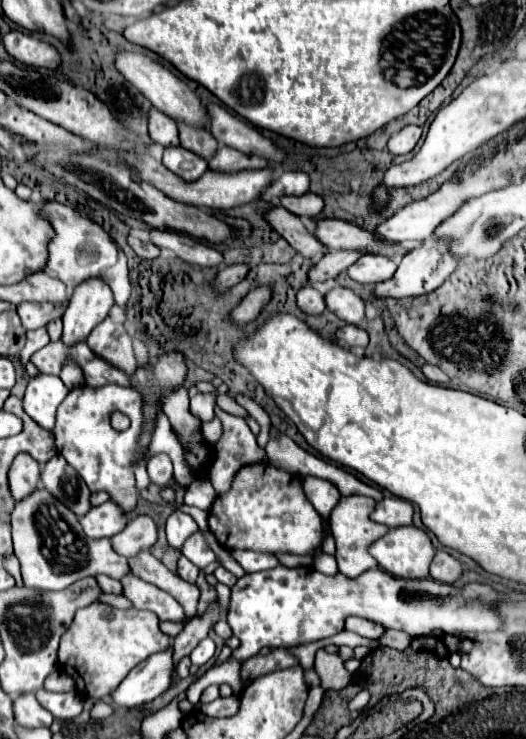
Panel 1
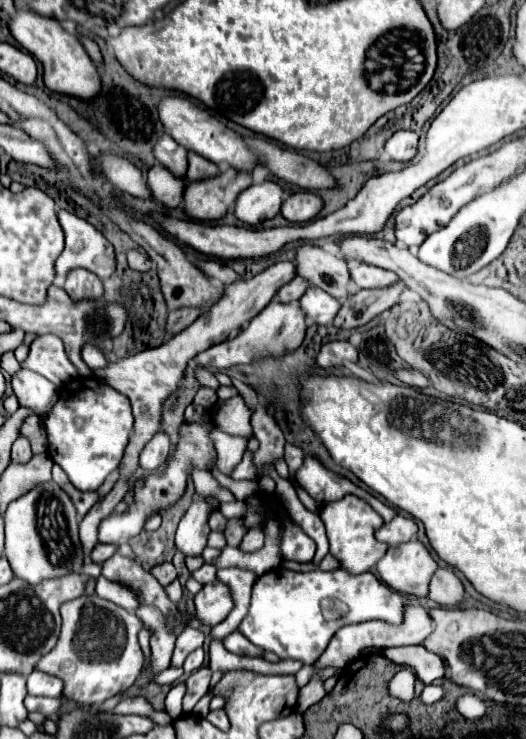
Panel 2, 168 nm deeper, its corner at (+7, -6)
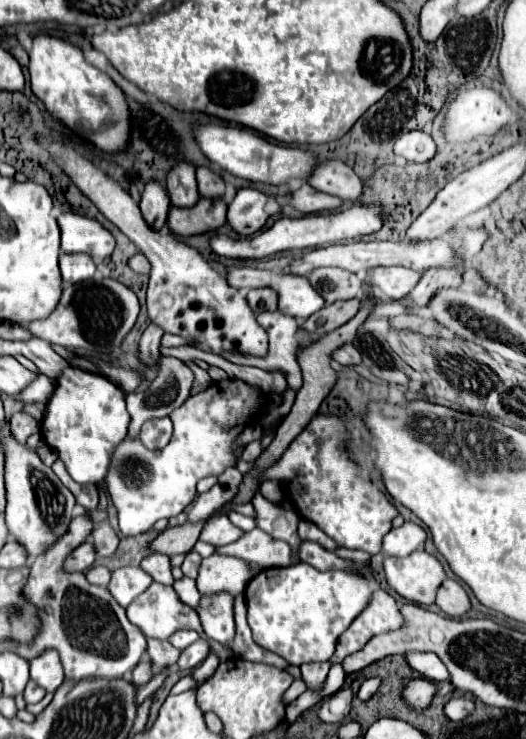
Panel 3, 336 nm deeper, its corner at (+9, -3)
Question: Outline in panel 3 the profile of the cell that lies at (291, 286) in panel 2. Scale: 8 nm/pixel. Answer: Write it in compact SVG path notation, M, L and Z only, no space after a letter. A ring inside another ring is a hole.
M262 287L262 289L252 289L248 293L248 303L252 307L254 313L262 313L262 311L276 311L278 309L278 293L270 287Z

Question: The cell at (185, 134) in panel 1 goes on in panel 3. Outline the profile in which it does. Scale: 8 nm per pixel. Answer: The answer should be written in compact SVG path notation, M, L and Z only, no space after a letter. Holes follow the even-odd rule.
M196 167L196 181L198 191L206 197L222 197L224 195L224 179L210 171L208 167Z

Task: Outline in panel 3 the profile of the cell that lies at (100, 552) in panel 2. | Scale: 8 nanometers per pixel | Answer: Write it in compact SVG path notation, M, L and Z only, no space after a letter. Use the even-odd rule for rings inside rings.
M82 543L74 553L70 553L70 565L66 565L66 569L74 569L74 571L86 571L88 567L94 565L96 559L96 549L94 543Z

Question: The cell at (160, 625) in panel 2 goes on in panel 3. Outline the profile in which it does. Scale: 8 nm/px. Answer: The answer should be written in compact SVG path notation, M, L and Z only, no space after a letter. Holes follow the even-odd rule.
M152 583L150 589L146 589L146 593L142 593L140 597L136 597L136 599L132 601L132 605L128 605L126 613L128 613L128 619L144 633L146 639L168 641L170 635L174 635L174 633L180 631L180 629L194 629L194 631L198 631L200 635L204 633L198 613L196 613L192 607L188 607L186 603L180 601L180 597L176 595L174 587L166 587L166 585Z

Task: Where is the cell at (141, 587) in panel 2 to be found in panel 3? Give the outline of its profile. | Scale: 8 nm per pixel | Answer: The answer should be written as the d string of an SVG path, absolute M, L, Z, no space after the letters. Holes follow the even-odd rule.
M108 521L100 523L96 529L94 529L94 547L96 547L96 553L98 557L112 557L118 549L118 535L114 533L114 529L110 527Z

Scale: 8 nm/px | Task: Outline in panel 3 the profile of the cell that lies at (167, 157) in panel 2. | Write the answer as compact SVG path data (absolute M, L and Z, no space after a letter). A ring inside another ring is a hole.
M180 161L168 171L166 189L170 195L172 205L190 207L198 201L198 187L194 177L194 165L190 161Z

